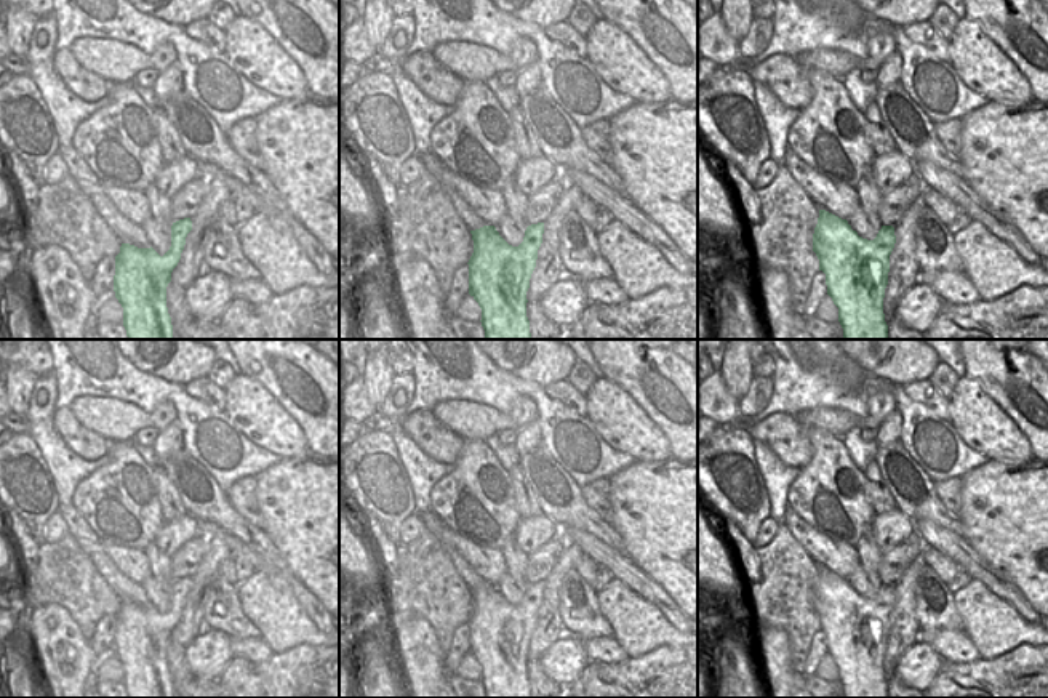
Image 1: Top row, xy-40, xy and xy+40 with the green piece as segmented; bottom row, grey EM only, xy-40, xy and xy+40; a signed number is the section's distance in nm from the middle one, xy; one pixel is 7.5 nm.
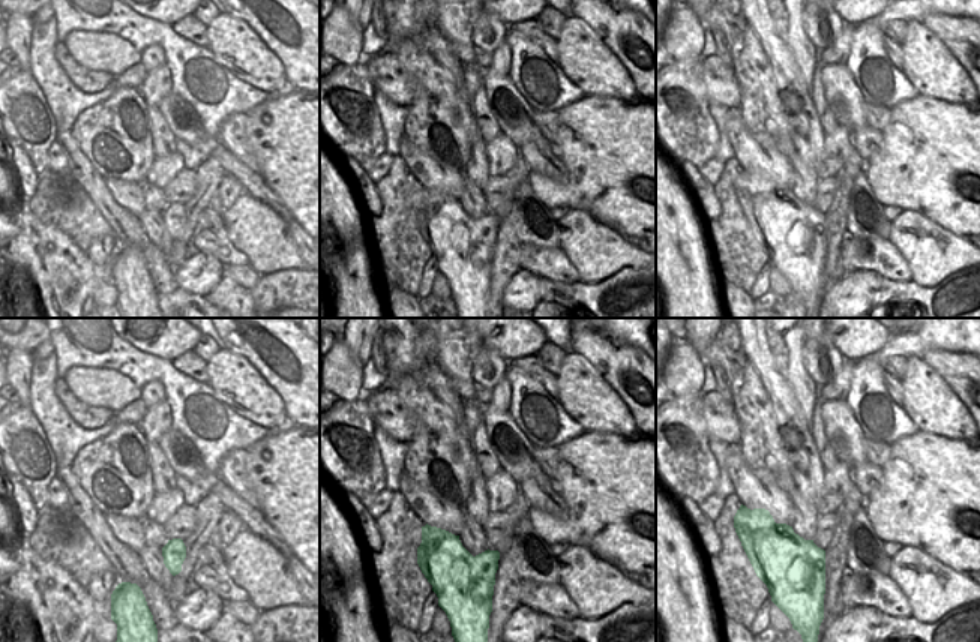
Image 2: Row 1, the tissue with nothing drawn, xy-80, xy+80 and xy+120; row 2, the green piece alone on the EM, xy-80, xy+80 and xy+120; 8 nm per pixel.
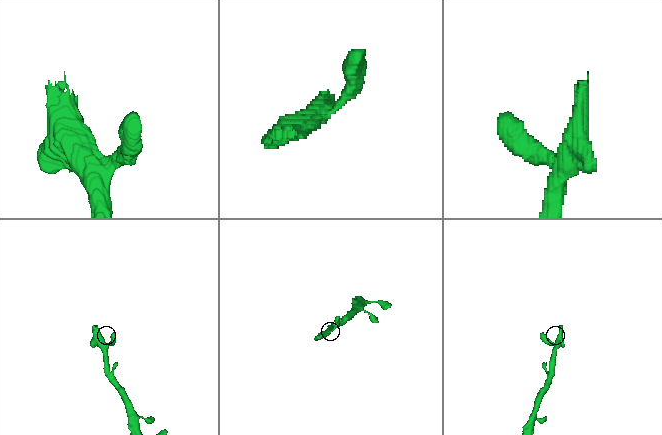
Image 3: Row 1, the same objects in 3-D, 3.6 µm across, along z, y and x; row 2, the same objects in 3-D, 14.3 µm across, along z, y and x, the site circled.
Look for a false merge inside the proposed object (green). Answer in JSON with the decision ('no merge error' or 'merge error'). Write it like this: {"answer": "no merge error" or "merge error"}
{"answer": "no merge error"}

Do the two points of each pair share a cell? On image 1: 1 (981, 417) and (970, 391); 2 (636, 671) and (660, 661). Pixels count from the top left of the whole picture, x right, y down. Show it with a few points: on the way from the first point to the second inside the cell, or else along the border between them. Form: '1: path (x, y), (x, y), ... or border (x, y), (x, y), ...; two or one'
1: path (975, 410), (970, 405), (970, 397); one
2: path (642, 671), (653, 668); one

